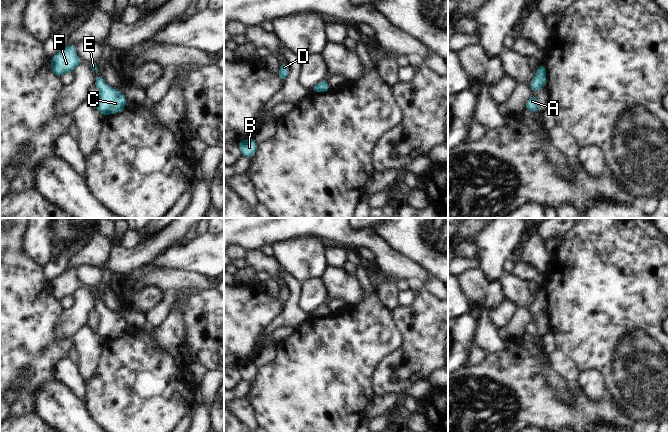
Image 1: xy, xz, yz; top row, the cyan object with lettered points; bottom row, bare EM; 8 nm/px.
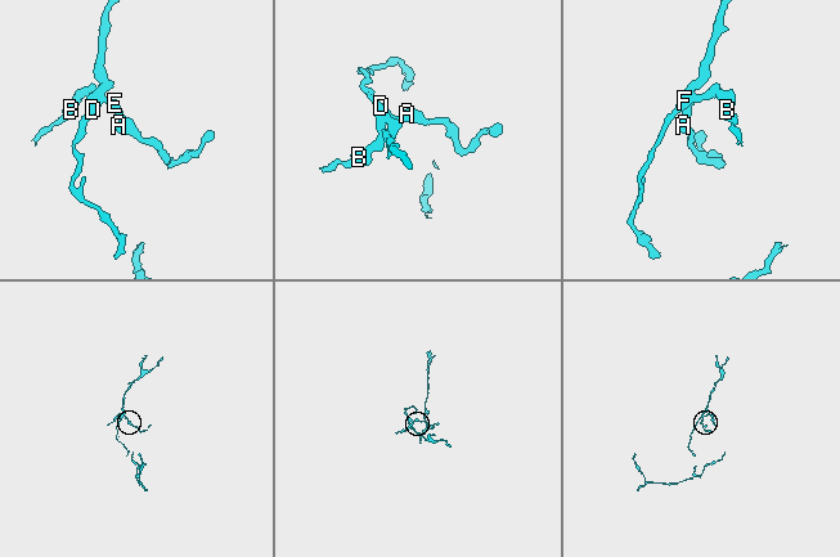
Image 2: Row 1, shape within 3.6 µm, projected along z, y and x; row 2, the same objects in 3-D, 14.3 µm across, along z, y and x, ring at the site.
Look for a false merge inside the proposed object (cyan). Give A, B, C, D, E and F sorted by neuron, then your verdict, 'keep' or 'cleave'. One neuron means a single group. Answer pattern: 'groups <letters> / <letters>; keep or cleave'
groups A B C D E F; keep

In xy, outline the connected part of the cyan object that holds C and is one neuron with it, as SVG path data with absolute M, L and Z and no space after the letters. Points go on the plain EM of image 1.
M100 299L96 301L95 311L100 315L95 332L102 339L119 337L128 327L123 317L109 311Z

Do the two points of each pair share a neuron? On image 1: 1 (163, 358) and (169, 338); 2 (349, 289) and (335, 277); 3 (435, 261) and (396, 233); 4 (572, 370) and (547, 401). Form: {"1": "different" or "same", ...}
{"1": "different", "2": "same", "3": "same", "4": "different"}

